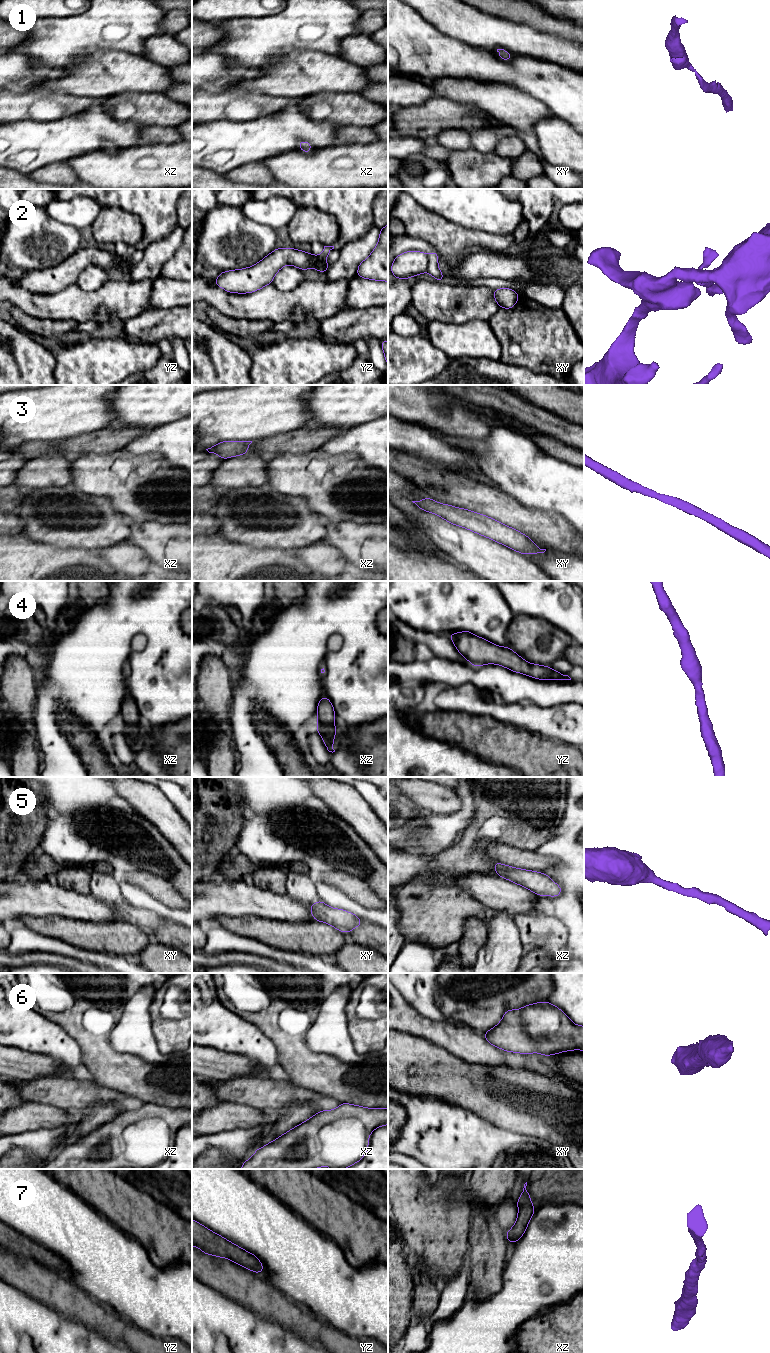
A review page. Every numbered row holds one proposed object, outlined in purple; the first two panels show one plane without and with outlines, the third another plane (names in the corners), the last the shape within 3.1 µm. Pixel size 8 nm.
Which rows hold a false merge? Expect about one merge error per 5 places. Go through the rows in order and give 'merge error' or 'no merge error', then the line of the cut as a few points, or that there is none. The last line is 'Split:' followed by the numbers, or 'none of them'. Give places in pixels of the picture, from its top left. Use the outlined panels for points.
1: no merge error; cut none
2: merge error; cut xy (426, 254), (427, 270)
3: no merge error; cut none
4: no merge error; cut none
5: no merge error; cut none
6: no merge error; cut none
7: no merge error; cut none
Split: 2

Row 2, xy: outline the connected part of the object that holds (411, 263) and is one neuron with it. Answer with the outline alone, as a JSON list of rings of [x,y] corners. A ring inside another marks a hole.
[[[414,250],[396,256],[391,265],[391,272],[397,279],[408,280],[410,277],[425,273],[427,268],[427,254]]]

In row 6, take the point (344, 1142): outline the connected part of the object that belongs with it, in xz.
[[[341,1103],[334,1110],[321,1110],[303,1123],[292,1128],[263,1148],[259,1147],[241,1169],[314,1169],[329,1166],[344,1169],[359,1162],[368,1150],[369,1135],[378,1127],[388,1125],[388,1108],[366,1108]]]

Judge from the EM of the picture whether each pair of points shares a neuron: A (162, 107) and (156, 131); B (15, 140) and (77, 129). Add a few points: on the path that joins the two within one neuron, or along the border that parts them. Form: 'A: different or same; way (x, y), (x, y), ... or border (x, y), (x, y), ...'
A: different; border (144, 125), (175, 127)
B: same; way (30, 140), (62, 139)

